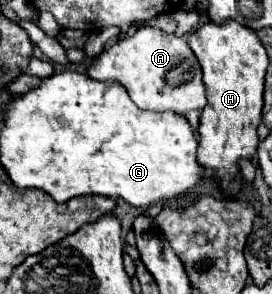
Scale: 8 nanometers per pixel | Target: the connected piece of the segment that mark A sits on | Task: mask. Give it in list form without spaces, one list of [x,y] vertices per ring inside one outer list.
[[[140,27],[132,37],[126,37],[122,41],[118,41],[116,45],[112,45],[108,51],[102,51],[90,65],[88,75],[98,81],[110,81],[110,79],[120,81],[128,89],[128,95],[140,109],[186,113],[192,109],[202,111],[206,105],[206,87],[202,83],[202,69],[192,53],[192,49],[186,45],[186,41],[182,37],[170,35],[156,27]]]

